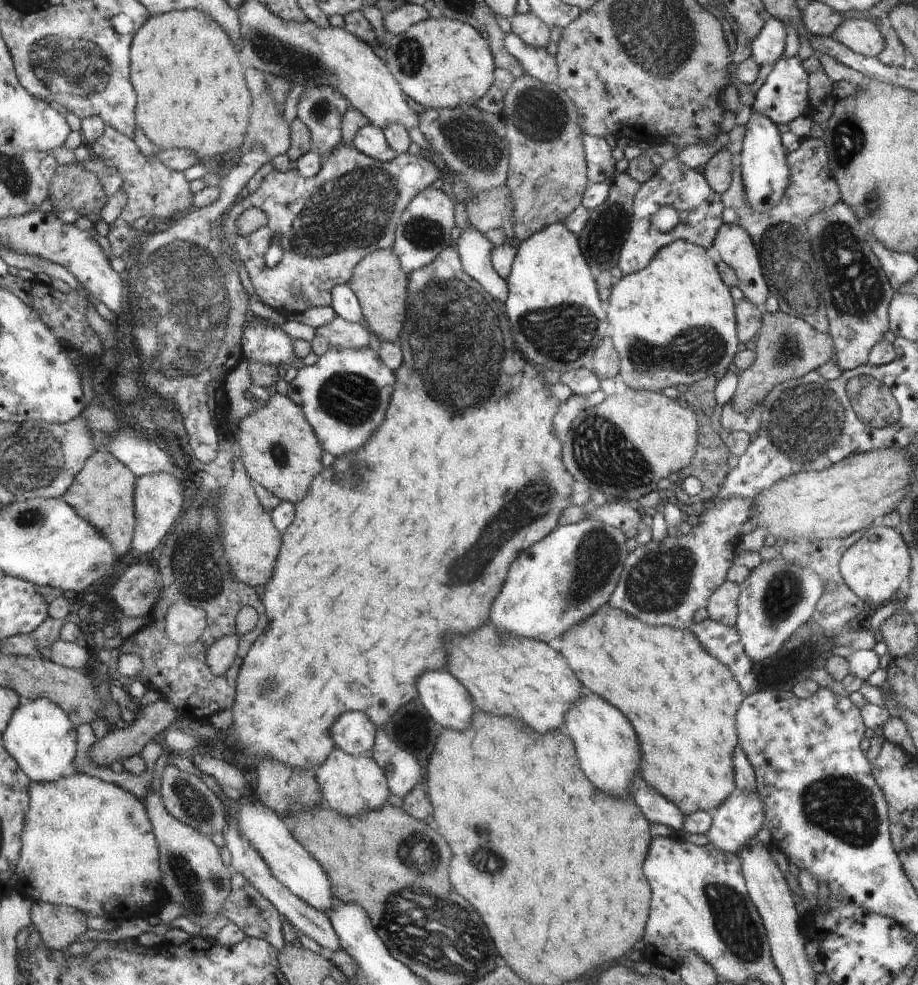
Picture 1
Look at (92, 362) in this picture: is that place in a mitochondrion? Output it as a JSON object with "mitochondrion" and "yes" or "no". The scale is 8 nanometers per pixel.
{"mitochondrion":"no"}

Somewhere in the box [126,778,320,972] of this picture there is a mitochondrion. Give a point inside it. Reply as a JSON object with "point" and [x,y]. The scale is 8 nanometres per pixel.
{"point":[193,891]}

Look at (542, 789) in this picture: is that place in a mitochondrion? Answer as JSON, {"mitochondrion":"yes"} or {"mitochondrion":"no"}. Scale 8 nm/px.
{"mitochondrion":"no"}

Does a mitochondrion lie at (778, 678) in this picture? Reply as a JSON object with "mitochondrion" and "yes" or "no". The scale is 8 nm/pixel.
{"mitochondrion":"no"}

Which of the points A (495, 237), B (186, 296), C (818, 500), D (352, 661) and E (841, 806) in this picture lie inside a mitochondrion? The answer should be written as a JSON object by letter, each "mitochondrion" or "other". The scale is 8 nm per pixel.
{"A":"other","B":"mitochondrion","C":"other","D":"other","E":"mitochondrion"}

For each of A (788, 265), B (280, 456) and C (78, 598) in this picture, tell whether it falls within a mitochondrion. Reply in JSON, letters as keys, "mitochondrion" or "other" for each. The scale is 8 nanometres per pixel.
{"A":"mitochondrion","B":"mitochondrion","C":"other"}

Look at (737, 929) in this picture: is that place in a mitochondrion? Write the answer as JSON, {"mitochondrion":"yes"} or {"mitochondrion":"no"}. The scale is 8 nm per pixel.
{"mitochondrion":"yes"}

